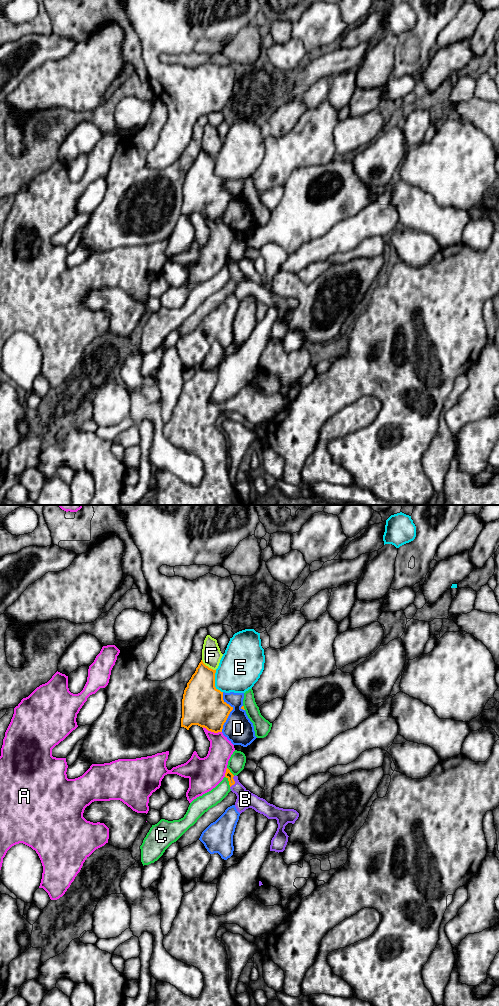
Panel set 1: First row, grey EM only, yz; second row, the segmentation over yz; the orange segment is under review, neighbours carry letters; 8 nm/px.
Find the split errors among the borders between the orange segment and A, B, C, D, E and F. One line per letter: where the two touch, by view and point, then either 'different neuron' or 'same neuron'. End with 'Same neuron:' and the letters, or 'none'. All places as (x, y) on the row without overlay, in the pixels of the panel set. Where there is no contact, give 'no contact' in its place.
A: yz (212, 219) | different neuron
B: yz (234, 270) | same neuron
C: yz (228, 268) | different neuron
D: yz (230, 199) | different neuron
E: yz (214, 170) | different neuron
F: yz (207, 154) | different neuron
Same neuron: B

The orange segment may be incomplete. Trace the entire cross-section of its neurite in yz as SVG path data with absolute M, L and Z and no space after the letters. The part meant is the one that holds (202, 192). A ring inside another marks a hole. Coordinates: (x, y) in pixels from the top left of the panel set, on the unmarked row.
M201 148L184 178L181 215L189 218L192 213L198 213L214 221L222 220L223 213L233 195L223 188L223 180L215 175L215 161L216 158L209 156Z

